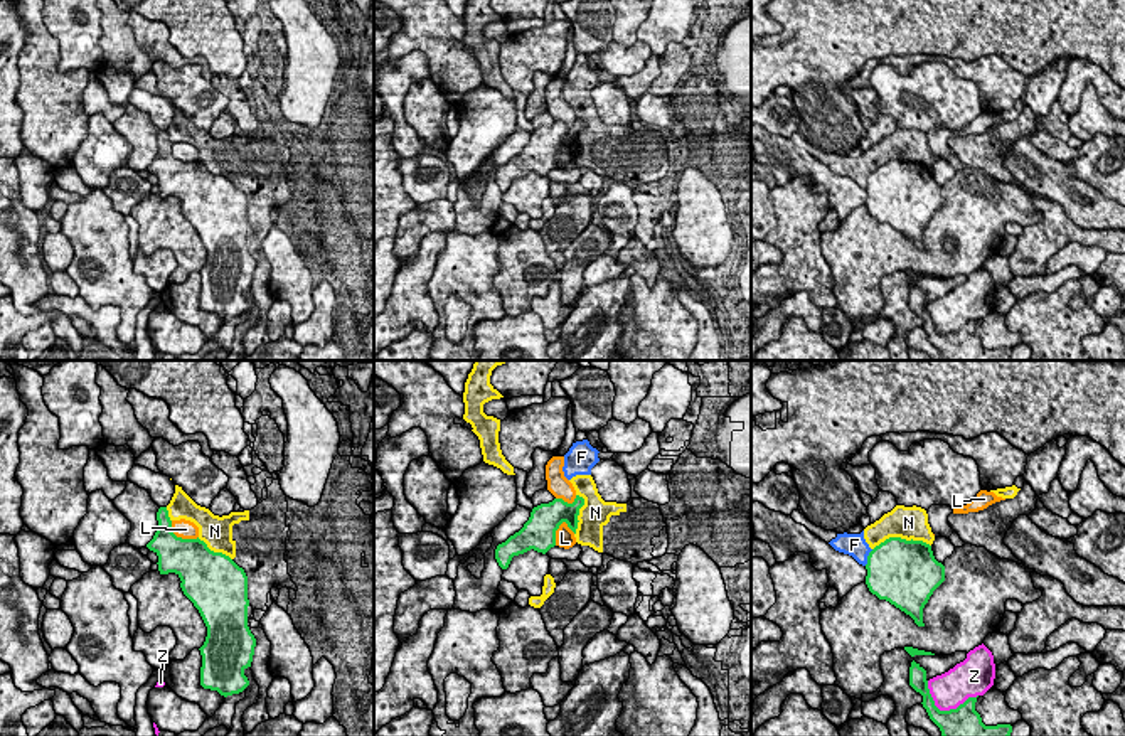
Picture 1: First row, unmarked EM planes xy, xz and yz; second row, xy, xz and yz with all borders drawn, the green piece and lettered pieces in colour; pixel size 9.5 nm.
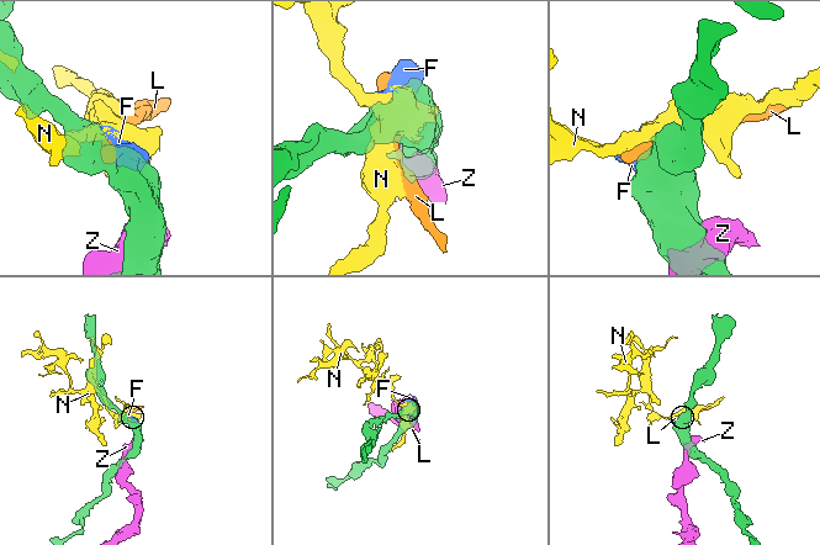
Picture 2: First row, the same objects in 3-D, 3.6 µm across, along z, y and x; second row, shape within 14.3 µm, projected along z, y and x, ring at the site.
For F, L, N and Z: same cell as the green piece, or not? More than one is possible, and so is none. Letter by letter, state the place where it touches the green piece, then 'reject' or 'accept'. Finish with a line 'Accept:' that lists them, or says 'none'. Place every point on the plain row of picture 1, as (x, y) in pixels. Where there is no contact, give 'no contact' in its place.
F: meets green in yz at (868, 181); reject
L: meets green in xy at (181, 160); reject
N: meets green in yz at (901, 162); reject
Z: meets green in yz at (945, 334); reject
Accept: none

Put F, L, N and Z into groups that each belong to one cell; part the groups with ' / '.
F N / L / Z

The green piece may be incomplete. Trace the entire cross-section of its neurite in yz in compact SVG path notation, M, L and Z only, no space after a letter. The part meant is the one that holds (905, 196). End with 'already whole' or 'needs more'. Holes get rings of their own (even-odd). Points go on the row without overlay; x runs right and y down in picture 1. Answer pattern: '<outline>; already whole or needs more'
M889 160L869 175L866 192L872 217L925 249L923 231L945 204L945 189L935 182L930 167Z; already whole

